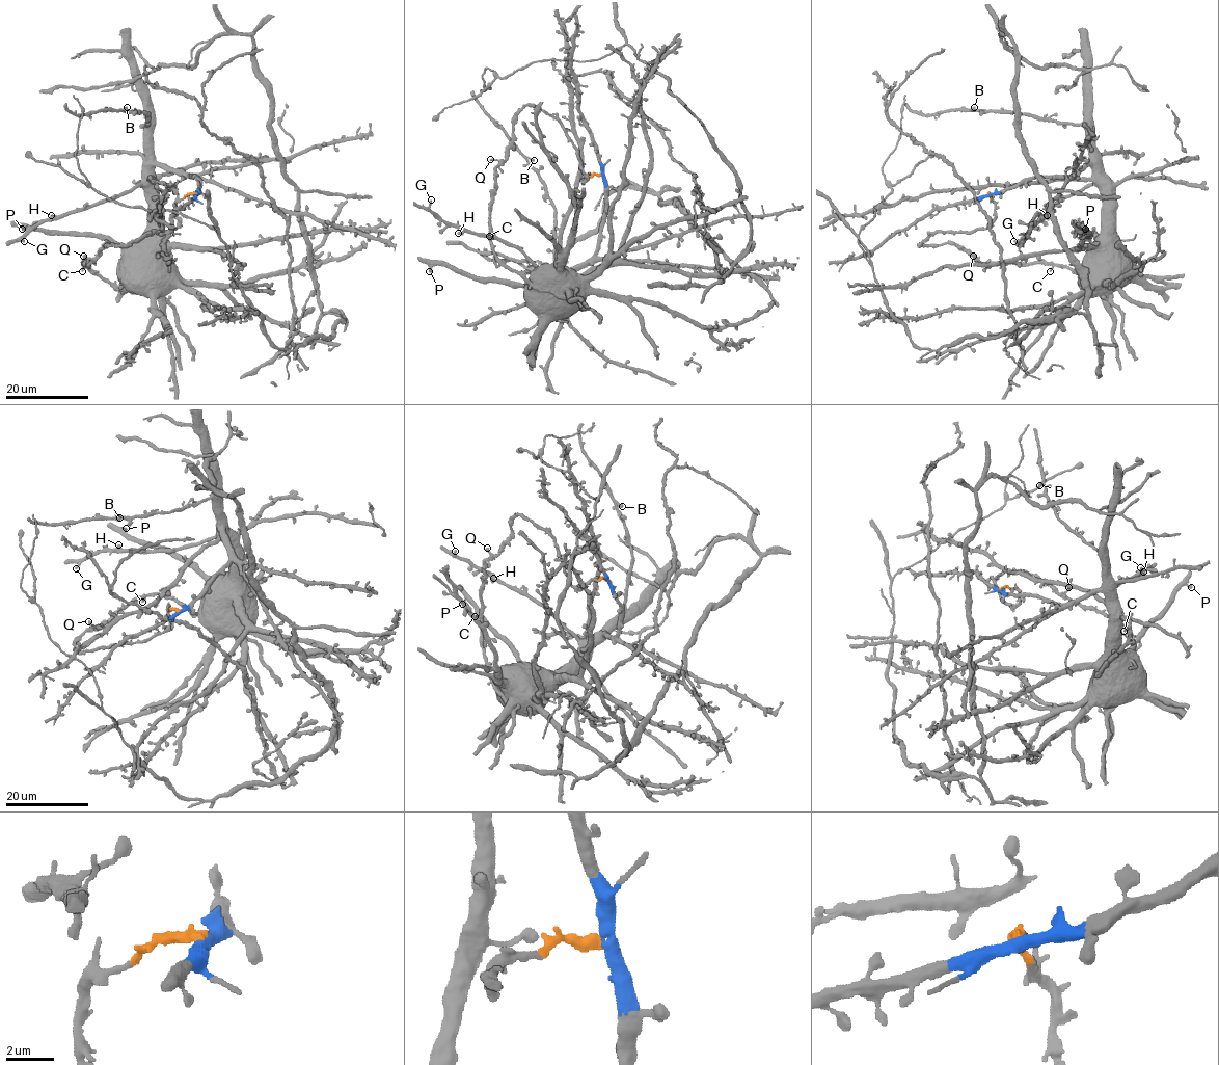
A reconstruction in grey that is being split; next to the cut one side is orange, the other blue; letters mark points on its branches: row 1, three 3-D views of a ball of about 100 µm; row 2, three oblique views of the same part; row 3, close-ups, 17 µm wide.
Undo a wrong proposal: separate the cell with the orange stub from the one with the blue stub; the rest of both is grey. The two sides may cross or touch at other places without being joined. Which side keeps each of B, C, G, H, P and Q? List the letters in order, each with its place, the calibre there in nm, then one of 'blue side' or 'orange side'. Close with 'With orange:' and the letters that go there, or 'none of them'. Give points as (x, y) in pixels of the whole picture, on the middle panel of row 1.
B: at (534, 160); 480 nm thick; blue side
C: at (489, 236); 190 nm thick; orange side
G: at (431, 200); 200 nm thick; blue side
H: at (458, 233); 440 nm thick; blue side
P: at (429, 271); 420 nm thick; blue side
Q: at (490, 159); 340 nm thick; orange side
With orange: C, Q

